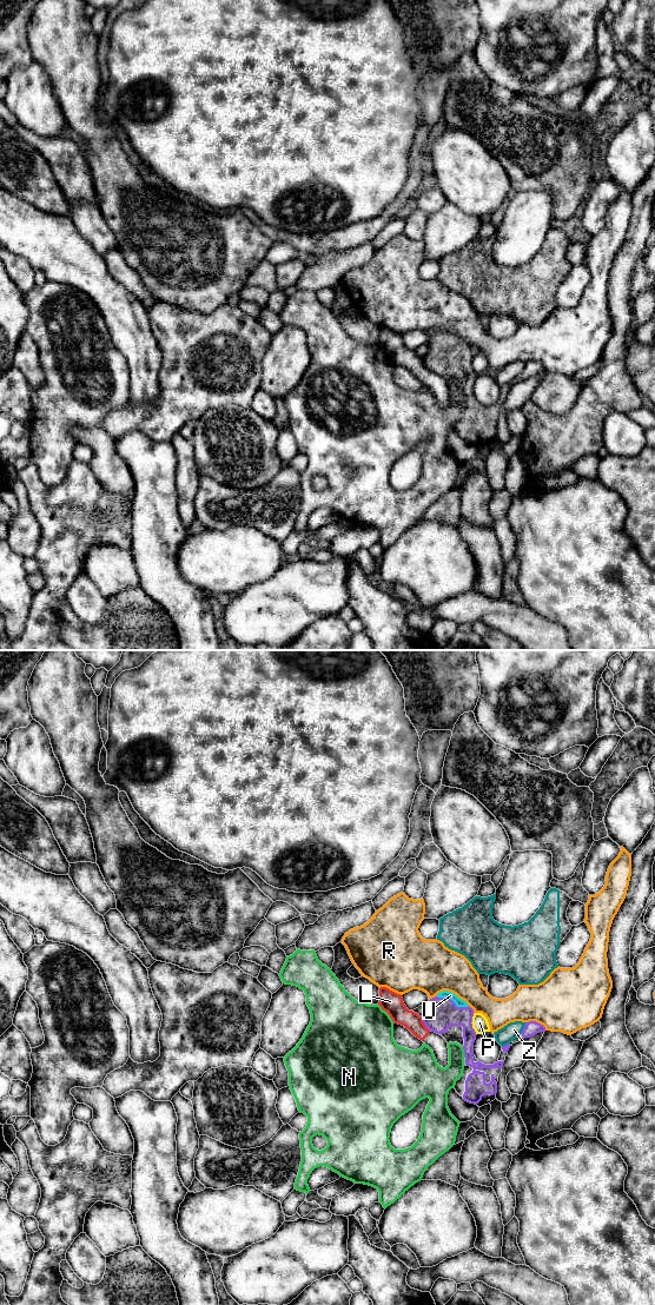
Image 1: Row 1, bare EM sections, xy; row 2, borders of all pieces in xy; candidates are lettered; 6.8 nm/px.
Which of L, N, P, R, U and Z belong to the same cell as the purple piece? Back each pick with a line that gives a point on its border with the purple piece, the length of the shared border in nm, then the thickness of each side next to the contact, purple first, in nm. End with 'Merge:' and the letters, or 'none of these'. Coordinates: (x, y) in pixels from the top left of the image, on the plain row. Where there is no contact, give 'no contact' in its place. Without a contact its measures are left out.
U: meets purple in xy at (452, 342); contact 220 nm long; 200 nm thick on the purple side, 60 nm on the other
Merge: U

